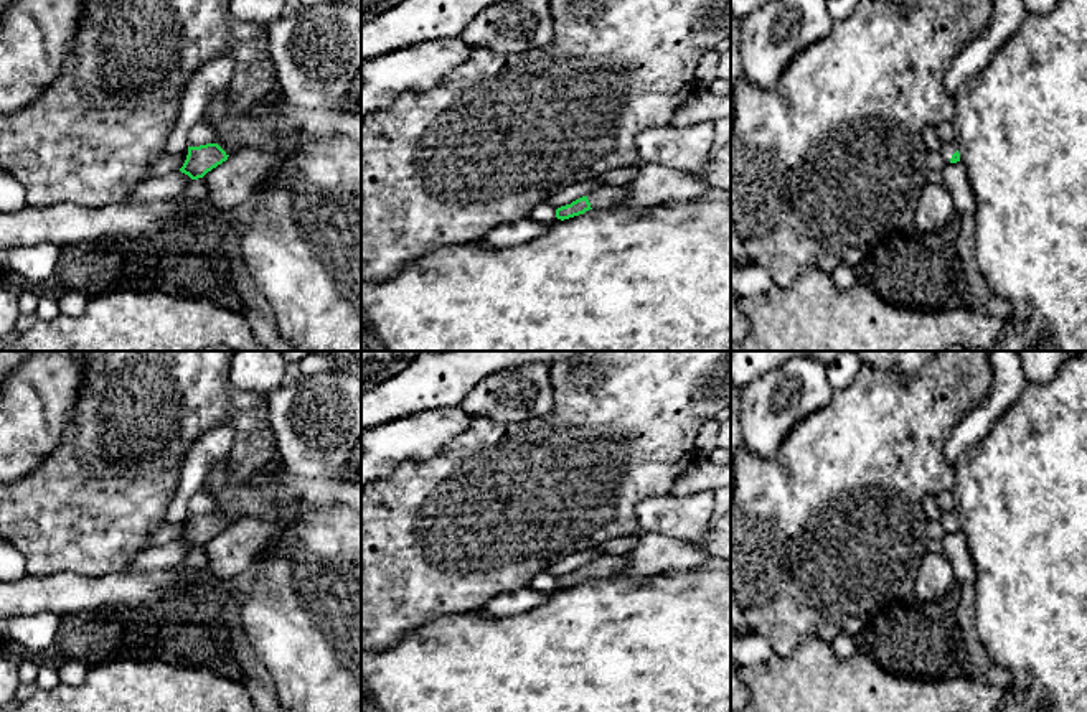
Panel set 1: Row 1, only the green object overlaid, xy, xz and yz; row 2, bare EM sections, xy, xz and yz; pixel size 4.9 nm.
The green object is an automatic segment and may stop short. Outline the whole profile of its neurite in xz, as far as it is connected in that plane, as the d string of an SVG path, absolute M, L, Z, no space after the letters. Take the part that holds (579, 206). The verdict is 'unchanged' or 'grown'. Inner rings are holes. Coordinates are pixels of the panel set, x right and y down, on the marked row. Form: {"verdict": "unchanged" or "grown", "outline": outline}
{"verdict": "grown", "outline": "M617 185L599 186L594 191L591 191L587 196L582 196L572 201L571 204L558 208L556 218L564 221L584 214L592 208L609 208L619 203L625 194L627 194L625 186L617 186Z"}

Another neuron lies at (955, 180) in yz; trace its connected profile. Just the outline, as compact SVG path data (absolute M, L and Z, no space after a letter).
M947 163L940 173L943 178L943 186L950 191L955 201L955 209L973 214L976 209L976 199L967 175L965 163Z

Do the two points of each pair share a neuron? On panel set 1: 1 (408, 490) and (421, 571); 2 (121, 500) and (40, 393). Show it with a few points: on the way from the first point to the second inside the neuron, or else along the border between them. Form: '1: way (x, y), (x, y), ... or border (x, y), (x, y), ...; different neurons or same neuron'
1: way (408, 510), (406, 546), (409, 551); same neuron
2: border (79, 389), (65, 434), (45, 459); different neurons

